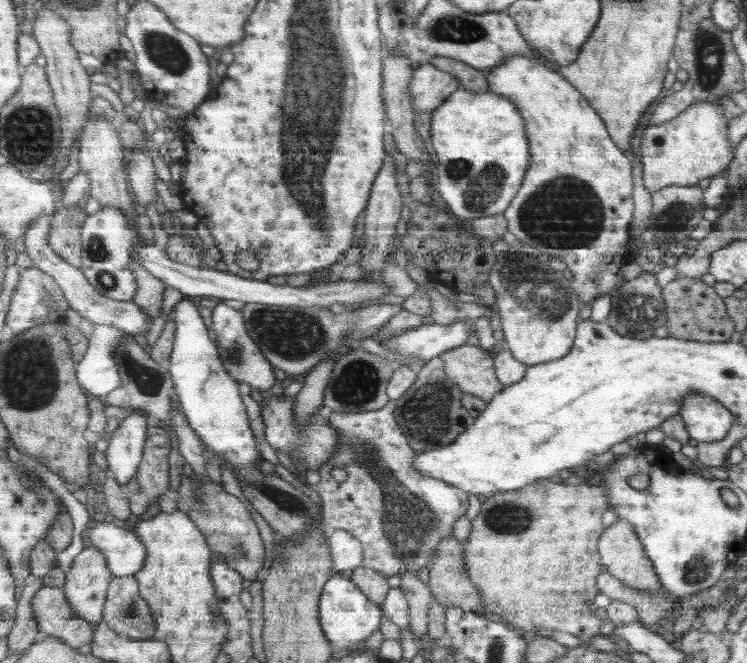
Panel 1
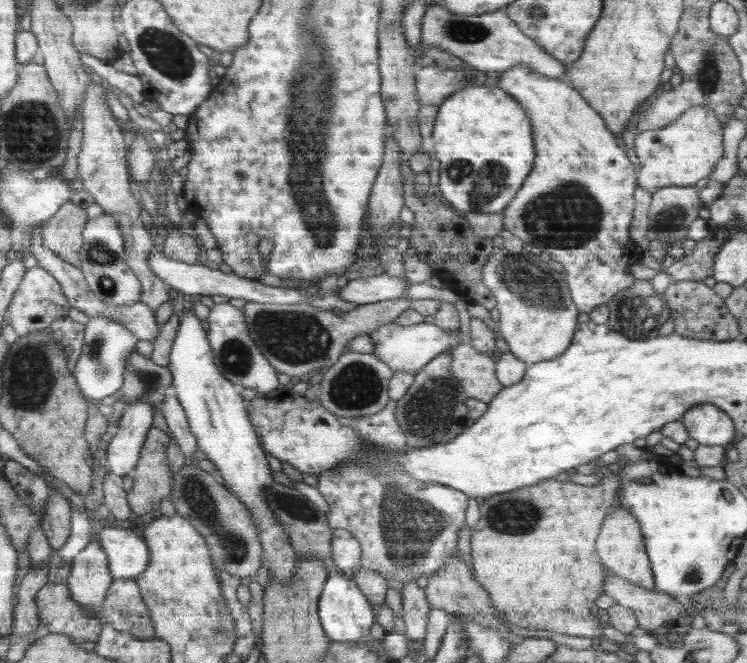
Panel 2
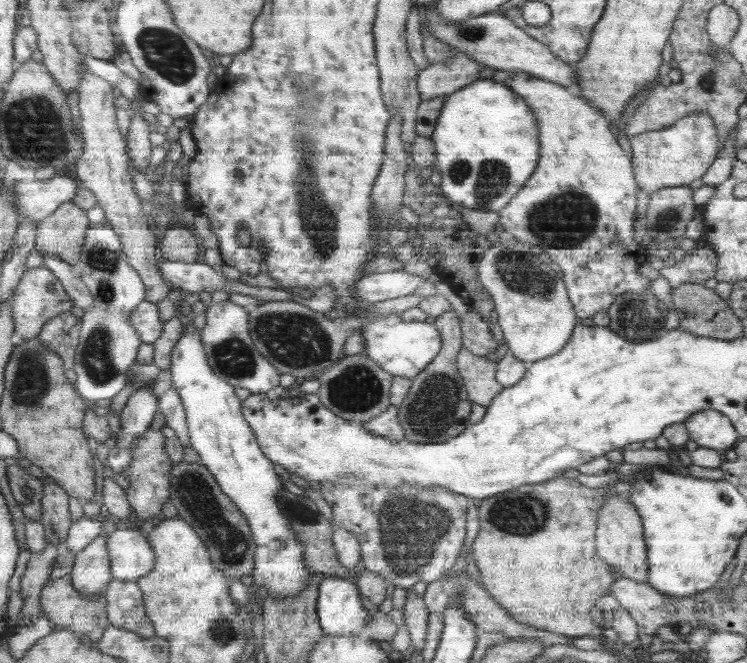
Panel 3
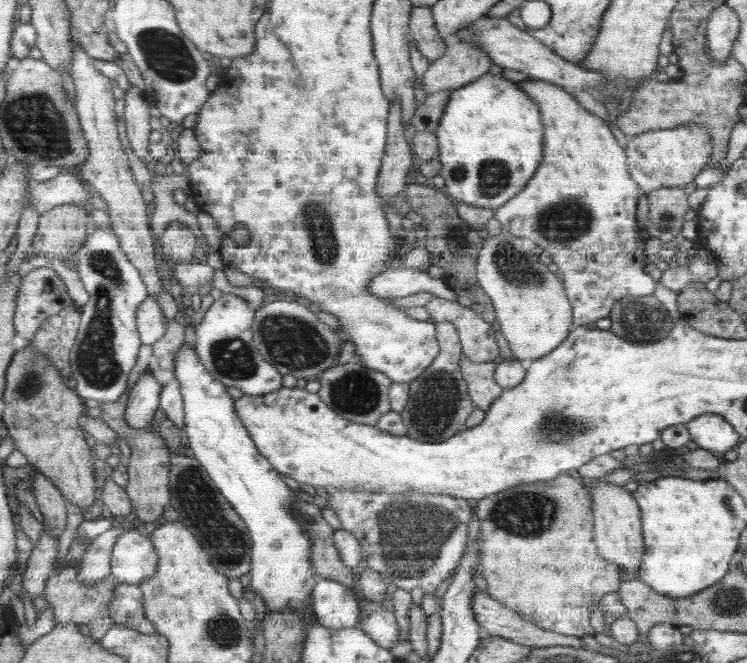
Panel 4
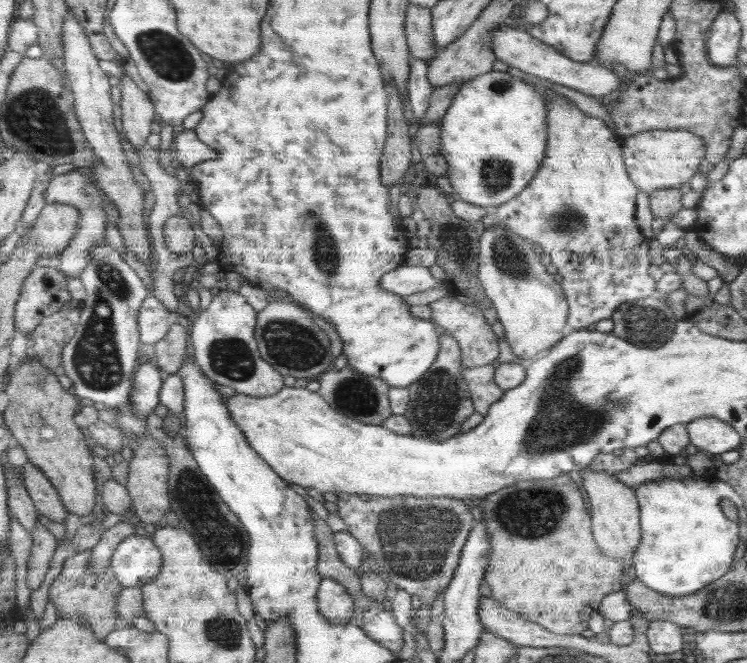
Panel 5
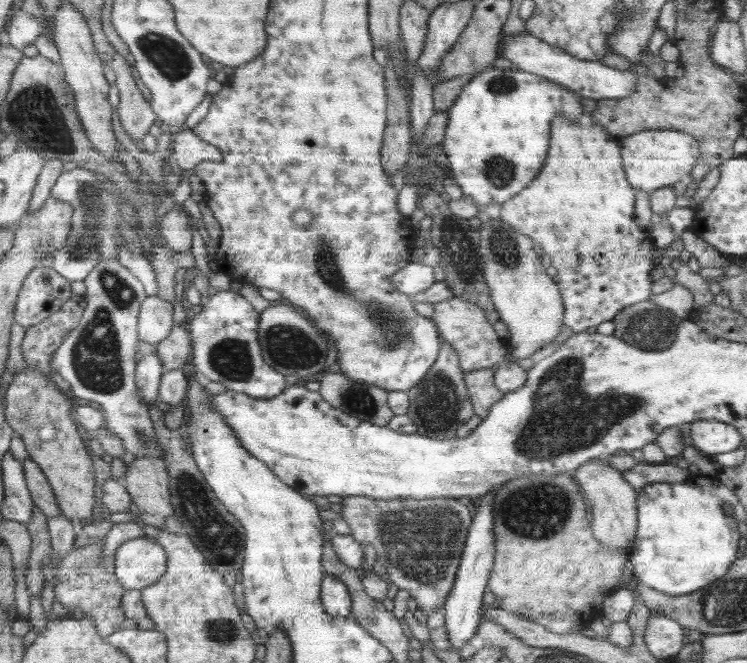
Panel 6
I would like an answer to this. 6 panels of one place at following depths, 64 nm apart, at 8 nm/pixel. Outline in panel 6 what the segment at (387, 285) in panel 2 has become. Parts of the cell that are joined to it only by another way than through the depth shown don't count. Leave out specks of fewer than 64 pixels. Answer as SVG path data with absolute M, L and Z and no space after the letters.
M414 261L414 264L408 264L393 276L390 276L390 281L398 291L410 296L430 288L436 282L432 269L431 266Z

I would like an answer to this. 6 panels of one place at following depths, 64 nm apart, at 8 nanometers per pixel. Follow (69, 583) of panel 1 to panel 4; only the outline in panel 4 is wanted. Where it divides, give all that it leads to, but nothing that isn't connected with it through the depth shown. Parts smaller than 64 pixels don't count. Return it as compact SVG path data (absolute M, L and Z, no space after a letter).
M118 526L92 539L80 557L79 580L85 584L95 584L110 577L112 548L122 534L126 534L126 528Z

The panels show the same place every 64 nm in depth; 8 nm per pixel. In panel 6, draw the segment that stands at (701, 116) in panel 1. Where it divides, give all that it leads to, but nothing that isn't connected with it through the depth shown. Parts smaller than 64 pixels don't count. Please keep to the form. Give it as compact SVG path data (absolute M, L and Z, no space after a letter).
M673 129L643 131L622 138L621 154L625 164L625 175L634 188L650 193L656 189L680 182L688 176L700 155L700 145L689 133Z

